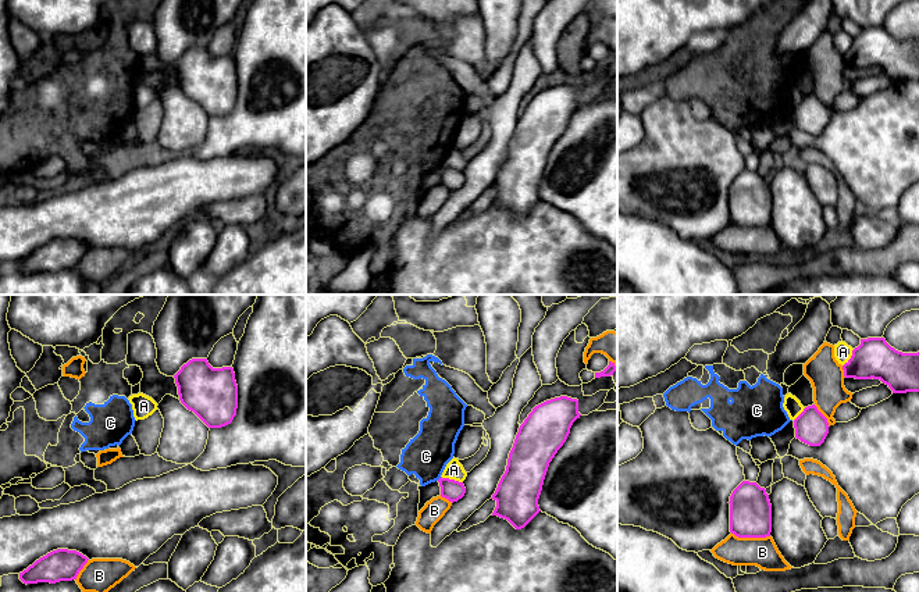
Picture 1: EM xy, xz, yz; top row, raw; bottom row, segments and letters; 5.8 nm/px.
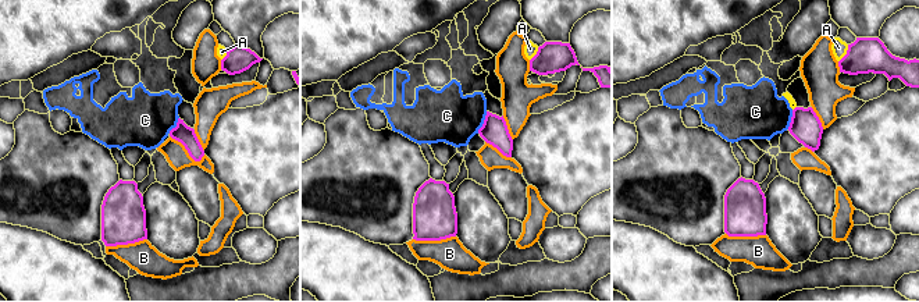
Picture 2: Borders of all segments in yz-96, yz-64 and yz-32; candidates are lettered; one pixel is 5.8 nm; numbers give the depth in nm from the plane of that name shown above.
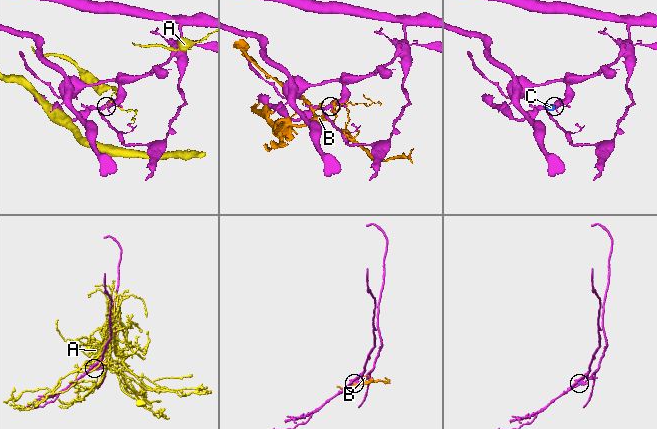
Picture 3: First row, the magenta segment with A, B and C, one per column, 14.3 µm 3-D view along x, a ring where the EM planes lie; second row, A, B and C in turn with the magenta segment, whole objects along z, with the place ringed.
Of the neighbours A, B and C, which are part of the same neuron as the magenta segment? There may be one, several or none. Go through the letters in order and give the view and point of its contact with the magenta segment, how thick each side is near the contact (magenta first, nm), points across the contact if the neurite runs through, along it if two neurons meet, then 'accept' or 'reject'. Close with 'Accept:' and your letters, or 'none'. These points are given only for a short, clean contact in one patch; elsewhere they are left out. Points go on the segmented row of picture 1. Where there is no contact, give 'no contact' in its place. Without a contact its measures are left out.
A: meets magenta in xz at (452, 480); 120 nm thick on the magenta side, 110 nm on the other; reject
B: meets magenta in yz at (751, 537); 240 nm thick on the magenta side, 180 nm on the other; reject
C: meets magenta in xz at (440, 478); 120 nm thick on the magenta side, 260 nm on the other; border along xz (441, 477), (437, 480); reject
Accept: none

